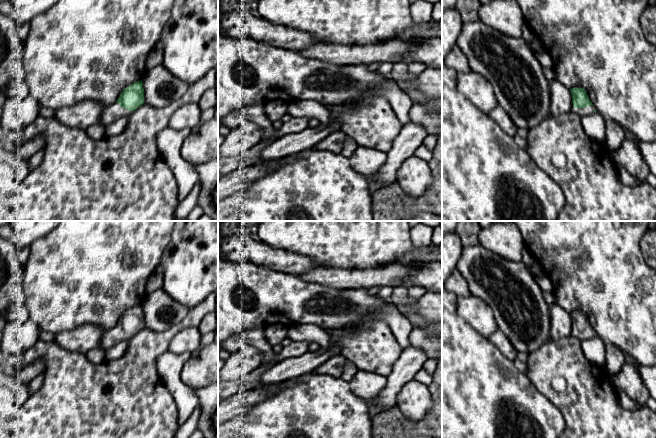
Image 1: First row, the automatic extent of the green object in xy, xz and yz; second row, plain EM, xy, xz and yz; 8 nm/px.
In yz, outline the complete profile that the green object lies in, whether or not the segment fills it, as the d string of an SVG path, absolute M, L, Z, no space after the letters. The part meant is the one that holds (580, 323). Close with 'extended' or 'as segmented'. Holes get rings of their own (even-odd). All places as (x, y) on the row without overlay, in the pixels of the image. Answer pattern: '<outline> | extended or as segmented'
M572 312L570 315L573 327L572 336L576 337L581 342L590 340L596 336L592 326L583 312Z | extended

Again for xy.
M142 304L126 311L115 327L104 332L99 347L106 350L122 341L128 341L144 326Z | extended

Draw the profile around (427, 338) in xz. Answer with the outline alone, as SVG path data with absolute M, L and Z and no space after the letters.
M415 326L409 335L411 345L424 350L429 359L442 359L442 335L434 326Z

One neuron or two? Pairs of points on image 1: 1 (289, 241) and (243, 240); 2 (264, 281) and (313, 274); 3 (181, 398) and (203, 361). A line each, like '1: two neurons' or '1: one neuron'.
1: two neurons
2: two neurons
3: two neurons

